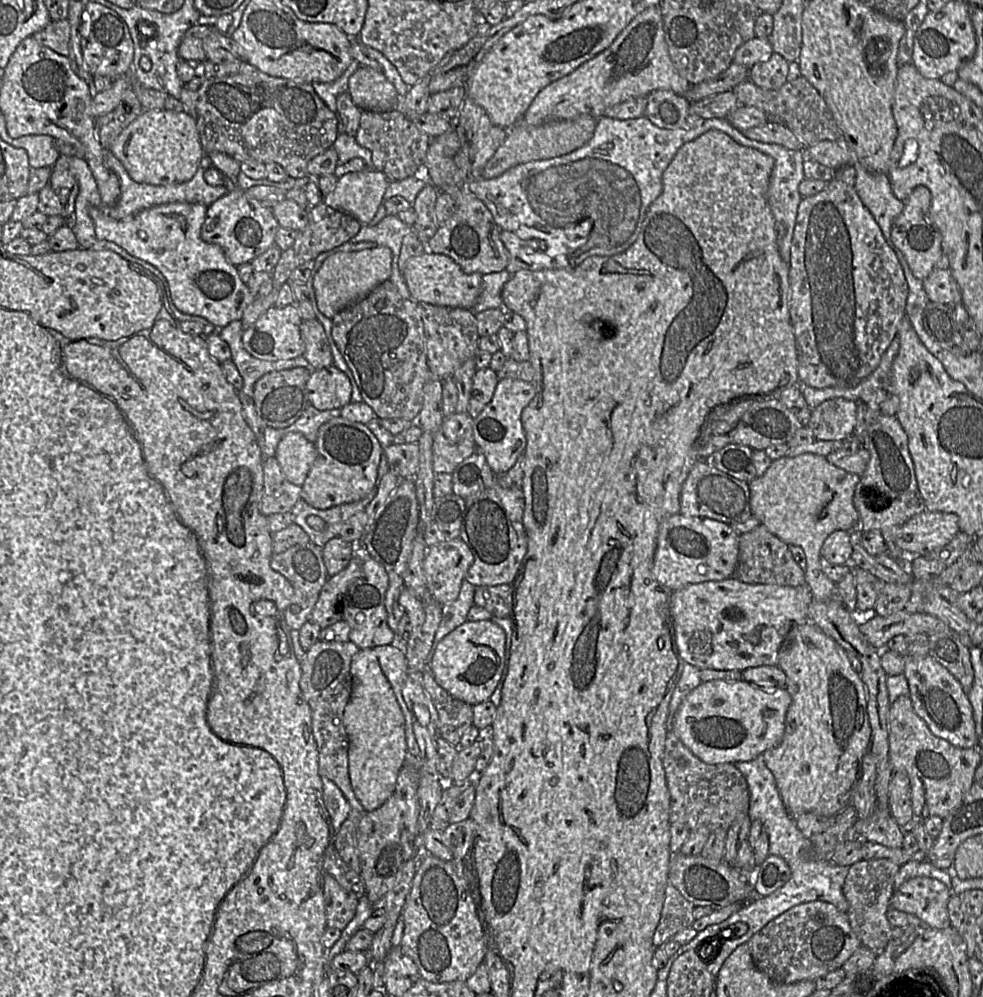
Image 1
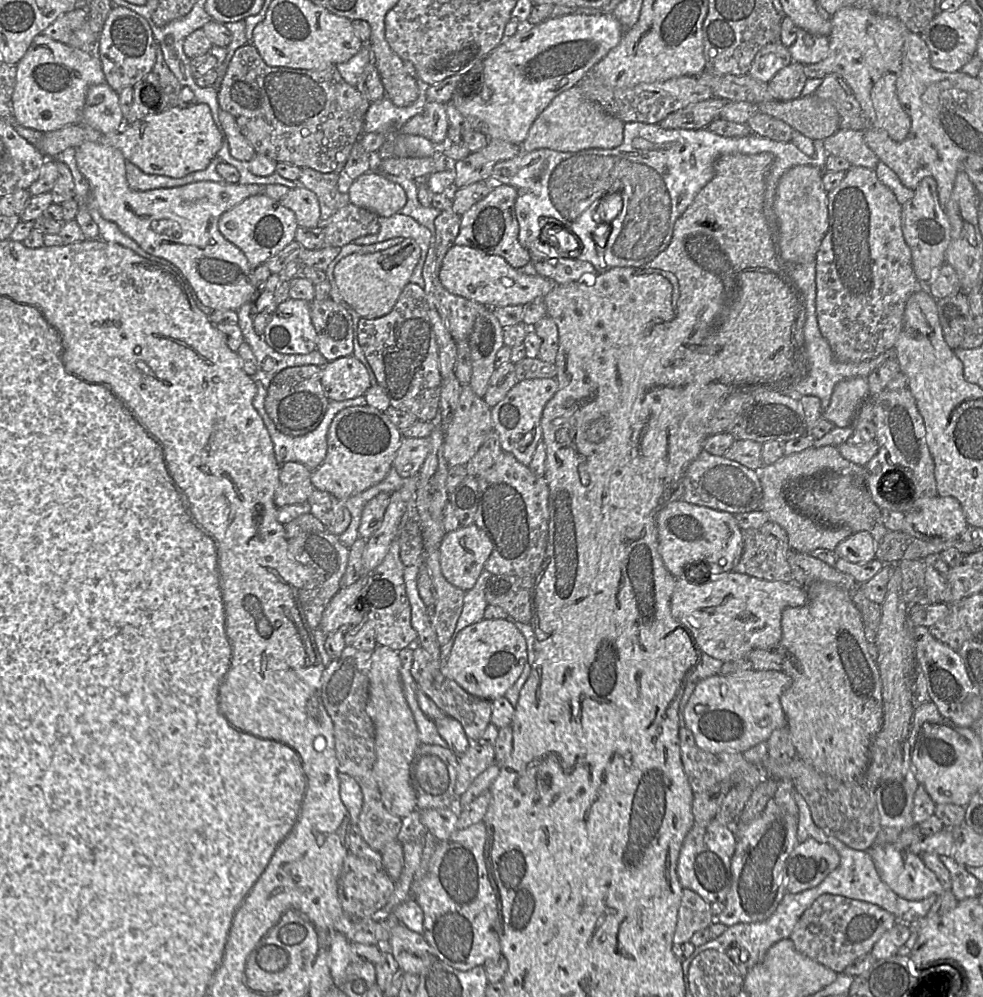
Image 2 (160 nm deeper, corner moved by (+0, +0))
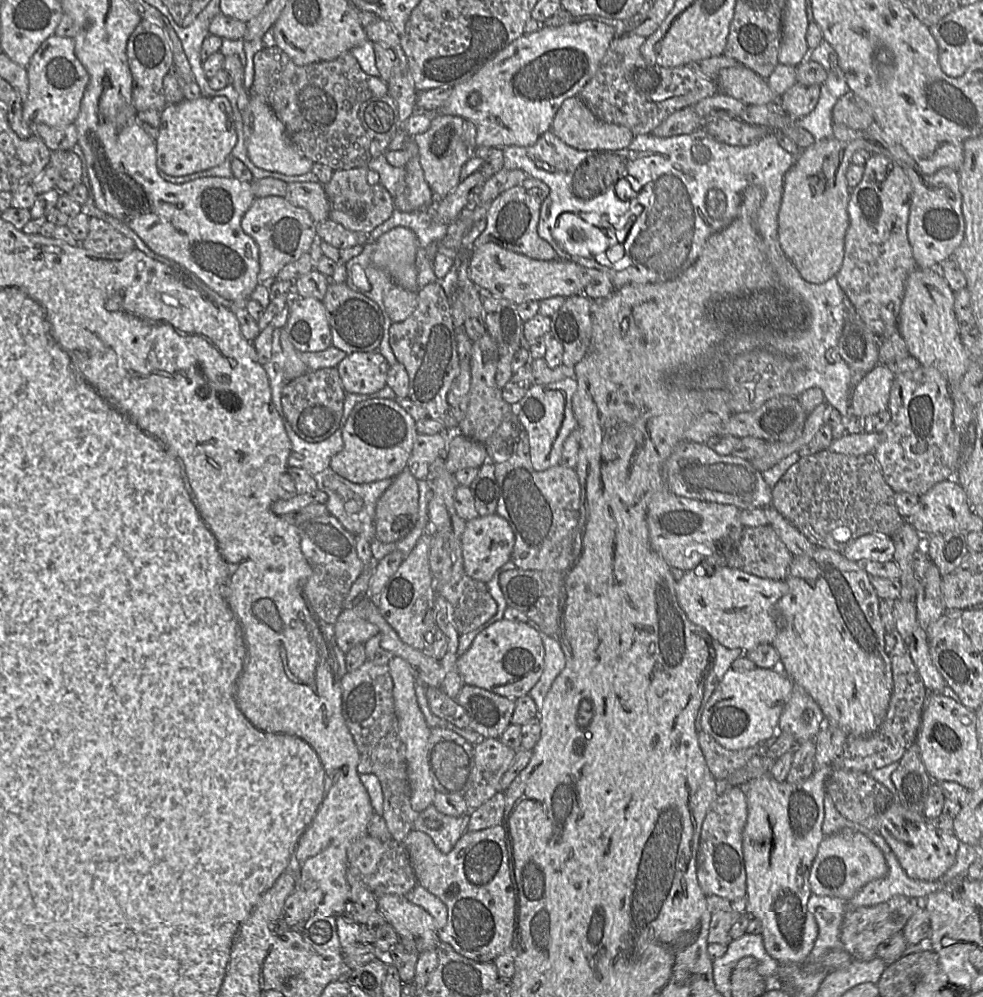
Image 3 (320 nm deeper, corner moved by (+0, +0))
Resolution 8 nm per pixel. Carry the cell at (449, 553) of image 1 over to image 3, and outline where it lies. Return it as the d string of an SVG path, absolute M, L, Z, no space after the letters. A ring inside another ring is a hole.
M496 513L467 521L460 537L463 567L468 576L487 583L511 559L515 536L509 523Z

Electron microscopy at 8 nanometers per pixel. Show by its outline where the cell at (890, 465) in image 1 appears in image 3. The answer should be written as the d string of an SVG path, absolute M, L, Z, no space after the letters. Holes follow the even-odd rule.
M920 365L914 371L895 375L888 410L890 421L879 433L880 442L873 452L887 484L895 493L906 492L919 497L939 482L954 476L962 448L962 436L953 421L953 401L945 377L935 368Z

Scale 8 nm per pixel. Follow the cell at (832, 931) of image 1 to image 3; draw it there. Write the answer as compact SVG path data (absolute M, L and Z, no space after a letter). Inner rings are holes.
M895 896L887 902L869 907L858 907L845 914L840 927L843 949L853 960L868 961L875 958L878 946L899 931L909 918L924 906L924 900L905 896Z

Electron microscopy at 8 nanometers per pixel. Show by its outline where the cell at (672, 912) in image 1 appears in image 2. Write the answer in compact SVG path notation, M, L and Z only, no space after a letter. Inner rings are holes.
M682 888L674 943L690 942L696 932L708 927L714 921L716 921L716 917L711 911L711 904L692 890Z

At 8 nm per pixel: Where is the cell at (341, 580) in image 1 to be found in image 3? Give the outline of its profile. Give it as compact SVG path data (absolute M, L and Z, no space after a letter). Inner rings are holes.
M369 597L363 598L353 608L345 608L334 623L334 639L337 646L347 653L355 645L363 645L379 633L375 624L365 617Z

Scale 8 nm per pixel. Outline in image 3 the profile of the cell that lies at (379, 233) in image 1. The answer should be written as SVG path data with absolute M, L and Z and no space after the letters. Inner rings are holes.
M395 209L390 218L368 233L369 242L374 242L382 234L397 226L411 229L422 247L436 243L438 252L447 257L455 259L458 255L459 251L442 245L442 240L447 234L447 224L435 222L426 211L403 212Z

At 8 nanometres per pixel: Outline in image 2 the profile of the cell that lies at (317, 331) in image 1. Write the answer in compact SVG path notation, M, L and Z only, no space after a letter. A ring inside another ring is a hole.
M330 297L310 303L311 320L317 335L316 349L328 362L352 355L360 317L343 302Z

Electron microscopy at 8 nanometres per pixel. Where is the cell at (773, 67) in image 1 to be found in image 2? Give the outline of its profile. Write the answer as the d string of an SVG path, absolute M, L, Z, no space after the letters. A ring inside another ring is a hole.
M793 61L776 73L768 82L768 86L774 99L788 101L802 96L806 81L804 65Z

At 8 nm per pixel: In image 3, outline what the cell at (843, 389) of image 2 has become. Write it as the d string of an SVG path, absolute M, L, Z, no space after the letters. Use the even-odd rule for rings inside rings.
M887 365L874 367L851 390L848 415L863 420L886 409L894 377Z

